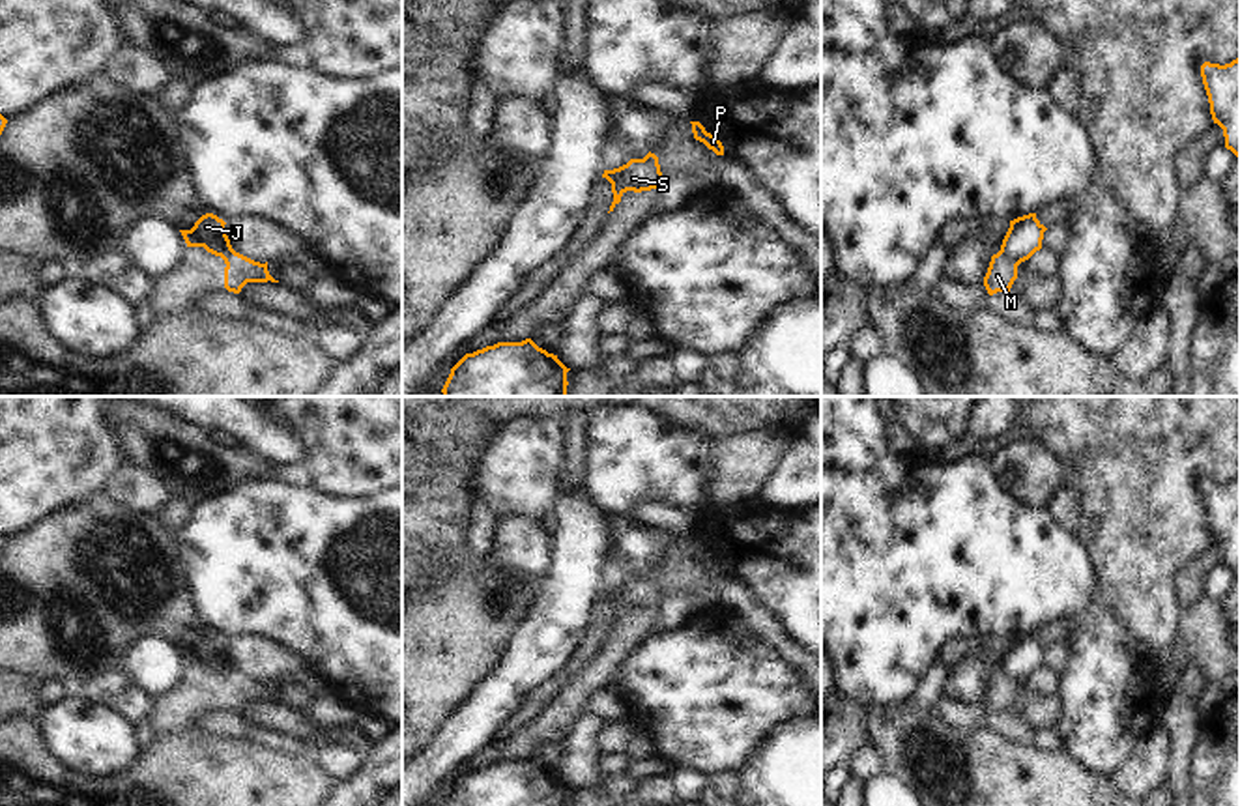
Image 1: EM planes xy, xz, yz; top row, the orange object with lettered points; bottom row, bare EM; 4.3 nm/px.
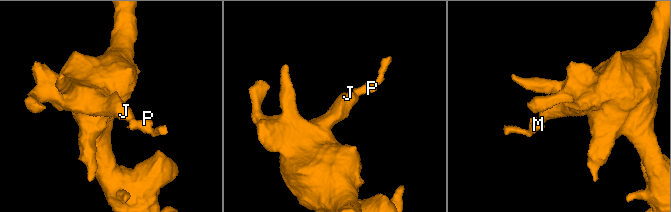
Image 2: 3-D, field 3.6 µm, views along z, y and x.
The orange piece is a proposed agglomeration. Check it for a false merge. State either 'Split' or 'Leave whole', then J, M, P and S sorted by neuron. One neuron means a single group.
Split. Groups: J S / M P.

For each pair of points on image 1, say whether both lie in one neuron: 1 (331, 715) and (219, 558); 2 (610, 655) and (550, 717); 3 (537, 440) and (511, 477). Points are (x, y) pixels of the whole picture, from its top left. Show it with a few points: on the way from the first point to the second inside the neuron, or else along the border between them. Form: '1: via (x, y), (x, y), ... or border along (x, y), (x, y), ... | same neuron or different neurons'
1: border along (330, 692), (360, 713) | different neurons
2: via (599, 670), (565, 704) | same neuron
3: via (532, 449), (522, 459), (520, 468) | same neuron

